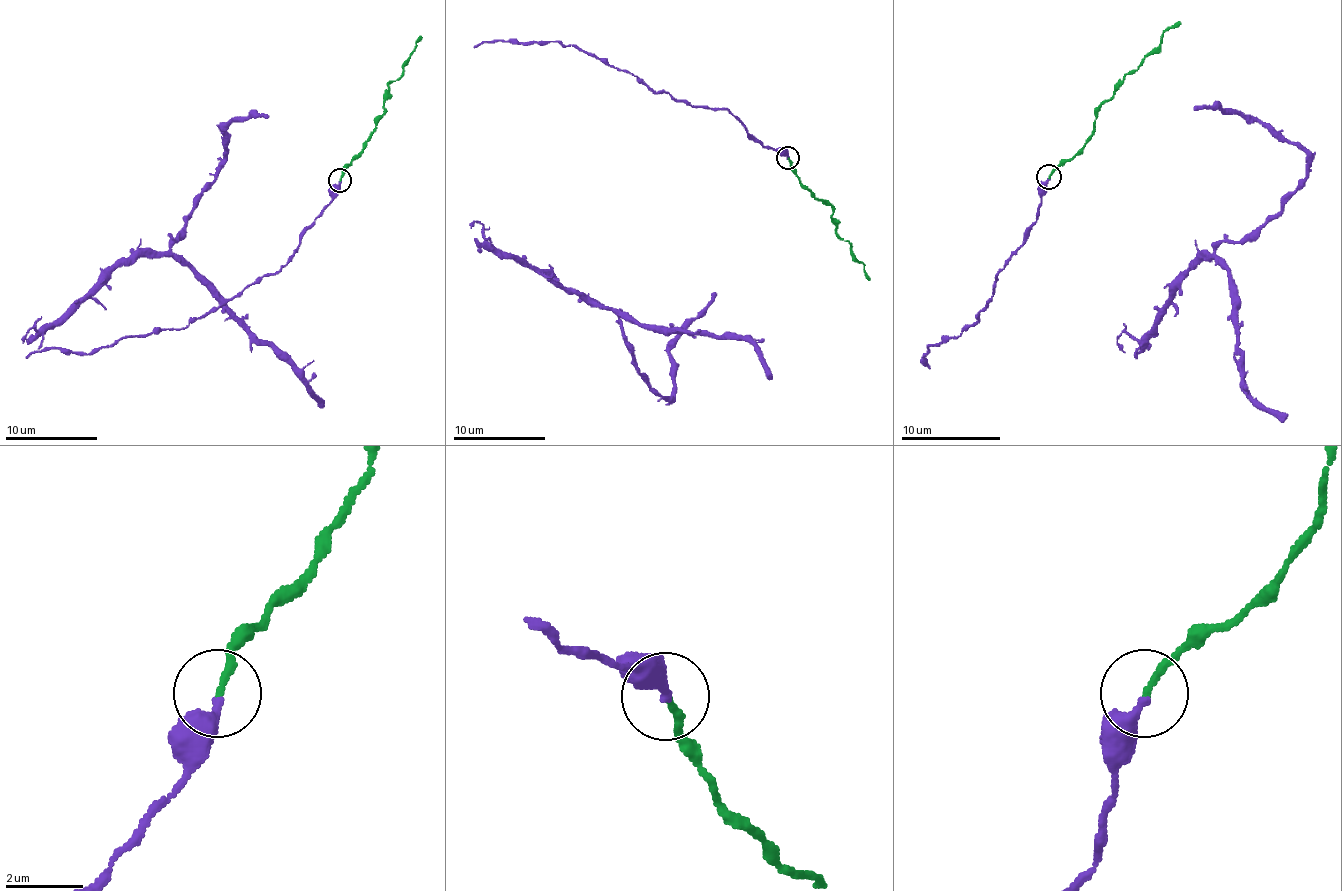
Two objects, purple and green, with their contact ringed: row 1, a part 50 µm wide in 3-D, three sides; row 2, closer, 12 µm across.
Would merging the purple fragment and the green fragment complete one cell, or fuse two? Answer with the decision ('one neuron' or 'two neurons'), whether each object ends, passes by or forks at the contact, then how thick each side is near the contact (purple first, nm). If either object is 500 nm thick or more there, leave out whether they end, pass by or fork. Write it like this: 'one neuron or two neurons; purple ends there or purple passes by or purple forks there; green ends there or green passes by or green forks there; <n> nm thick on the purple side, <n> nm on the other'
one neuron; purple ends there; green ends there; 320 nm thick on the purple side, 180 nm on the other

